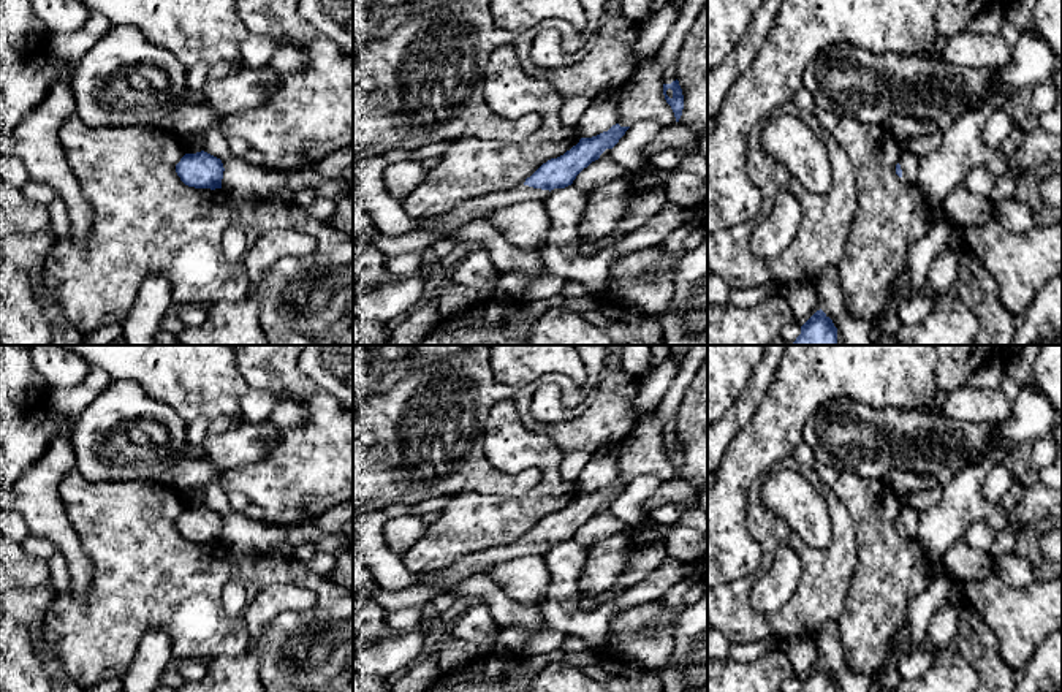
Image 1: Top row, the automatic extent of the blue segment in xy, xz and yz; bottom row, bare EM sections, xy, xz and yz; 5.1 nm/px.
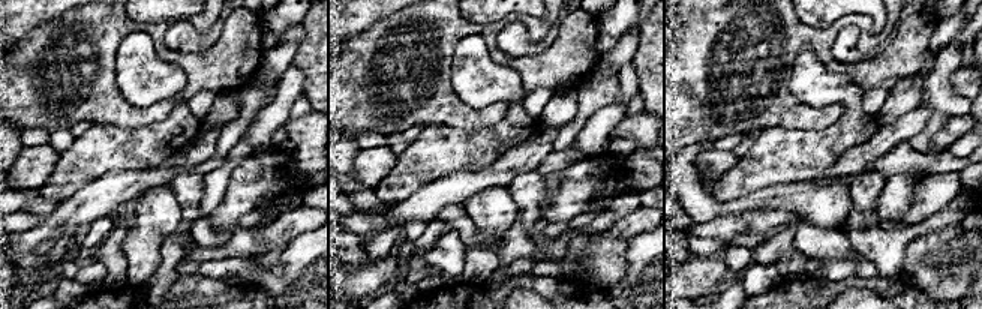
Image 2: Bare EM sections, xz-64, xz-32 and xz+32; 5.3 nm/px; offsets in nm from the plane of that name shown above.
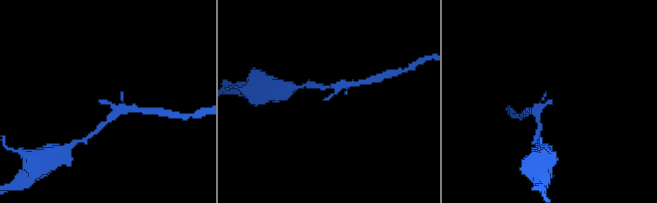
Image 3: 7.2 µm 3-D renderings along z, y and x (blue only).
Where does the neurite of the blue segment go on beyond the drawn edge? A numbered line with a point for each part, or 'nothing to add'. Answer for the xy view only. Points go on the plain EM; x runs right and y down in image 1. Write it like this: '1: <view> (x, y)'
nothing to add

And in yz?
1: yz (909, 518)

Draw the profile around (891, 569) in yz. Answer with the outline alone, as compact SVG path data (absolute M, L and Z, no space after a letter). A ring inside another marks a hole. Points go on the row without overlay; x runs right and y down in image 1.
M844 470L833 489L853 518L858 549L853 583L837 619L844 659L851 671L875 676L891 660L894 638L907 624L910 600L931 584L931 561L918 540L896 529L904 504L885 480L863 480Z

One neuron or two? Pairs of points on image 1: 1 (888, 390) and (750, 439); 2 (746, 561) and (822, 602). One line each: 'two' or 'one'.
1: one
2: two

